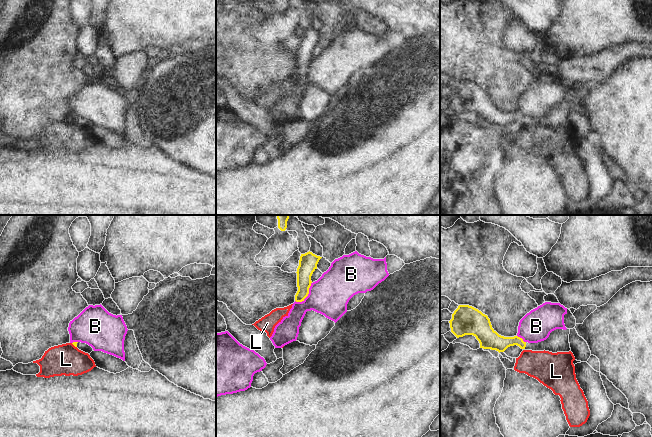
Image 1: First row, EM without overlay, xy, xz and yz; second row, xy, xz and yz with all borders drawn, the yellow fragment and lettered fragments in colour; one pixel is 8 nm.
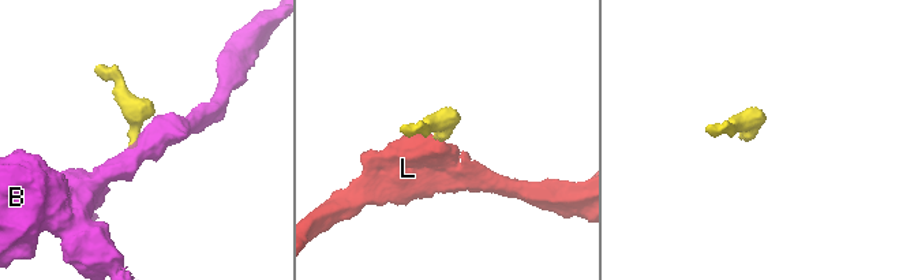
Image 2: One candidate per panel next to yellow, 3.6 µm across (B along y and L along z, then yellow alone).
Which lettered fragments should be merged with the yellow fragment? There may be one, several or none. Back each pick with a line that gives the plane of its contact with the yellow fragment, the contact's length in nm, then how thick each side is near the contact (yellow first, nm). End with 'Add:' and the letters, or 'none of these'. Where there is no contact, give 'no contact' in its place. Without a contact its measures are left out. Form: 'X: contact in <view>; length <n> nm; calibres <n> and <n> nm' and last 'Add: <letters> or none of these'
Add: none of these

